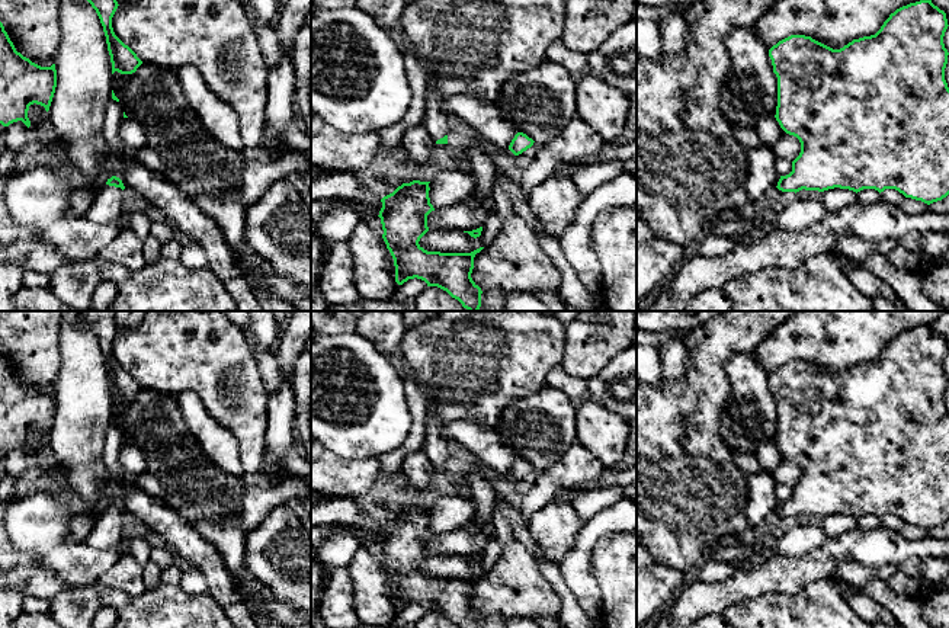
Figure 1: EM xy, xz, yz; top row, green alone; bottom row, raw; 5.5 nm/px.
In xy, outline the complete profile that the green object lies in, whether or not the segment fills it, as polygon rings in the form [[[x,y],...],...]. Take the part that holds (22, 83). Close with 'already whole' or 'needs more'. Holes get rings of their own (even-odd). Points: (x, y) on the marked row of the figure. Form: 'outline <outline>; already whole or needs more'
outline [[[0,22],[0,124],[22,121],[29,128],[29,106],[36,103],[48,112],[55,87],[55,64],[41,67],[17,52]]]; already whole

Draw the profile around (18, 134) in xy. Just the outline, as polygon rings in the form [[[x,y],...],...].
[[[13,122],[6,126],[6,147],[15,154],[19,153],[31,140],[29,128],[22,122]]]

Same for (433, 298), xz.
[[[427,286],[414,298],[411,311],[469,311],[452,298],[446,291],[437,286]]]

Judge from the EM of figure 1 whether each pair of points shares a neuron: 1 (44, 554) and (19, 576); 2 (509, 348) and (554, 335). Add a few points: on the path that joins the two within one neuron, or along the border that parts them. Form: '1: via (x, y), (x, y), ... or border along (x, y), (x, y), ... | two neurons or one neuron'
1: border along (32, 564), (50, 569), (61, 582) | two neurons
2: via (521, 346), (534, 345), (542, 337) | one neuron

